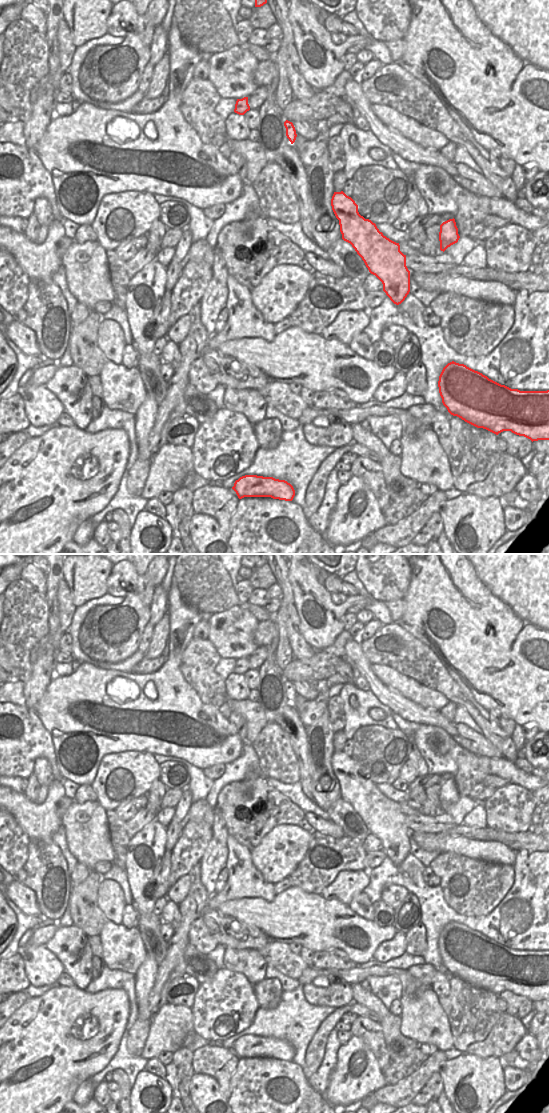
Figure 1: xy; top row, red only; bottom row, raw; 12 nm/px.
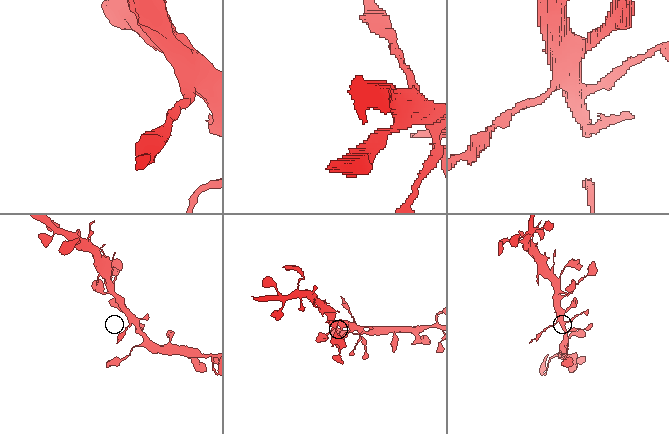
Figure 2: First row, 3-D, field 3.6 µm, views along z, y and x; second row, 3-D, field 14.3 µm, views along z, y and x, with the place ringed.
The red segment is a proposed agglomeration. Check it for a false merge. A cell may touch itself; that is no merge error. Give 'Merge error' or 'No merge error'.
No merge error

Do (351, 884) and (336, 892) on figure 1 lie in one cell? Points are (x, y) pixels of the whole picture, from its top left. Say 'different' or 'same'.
same

